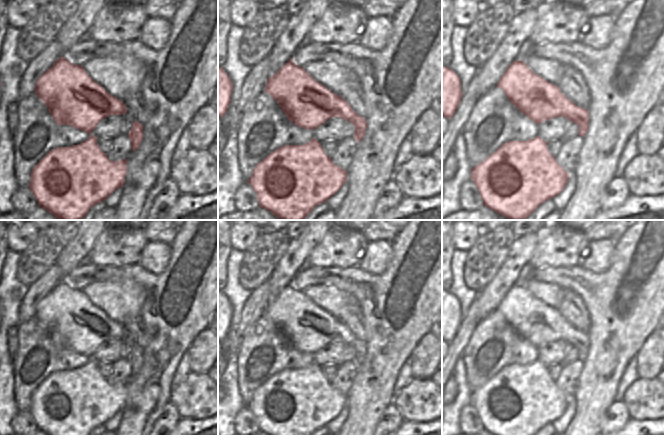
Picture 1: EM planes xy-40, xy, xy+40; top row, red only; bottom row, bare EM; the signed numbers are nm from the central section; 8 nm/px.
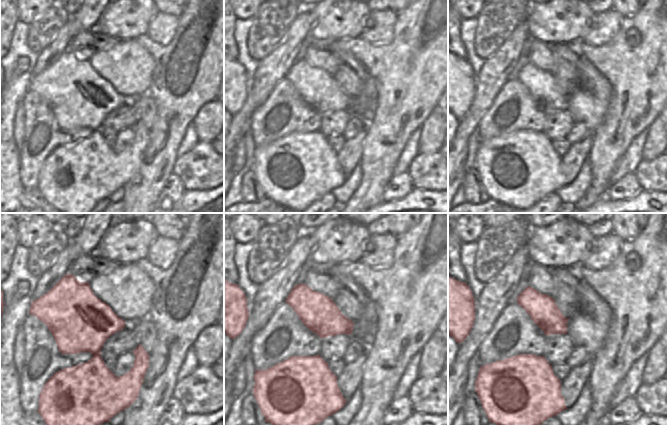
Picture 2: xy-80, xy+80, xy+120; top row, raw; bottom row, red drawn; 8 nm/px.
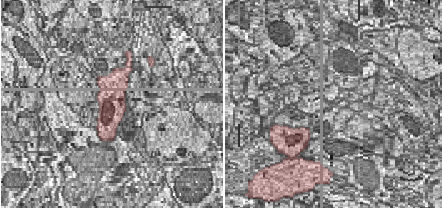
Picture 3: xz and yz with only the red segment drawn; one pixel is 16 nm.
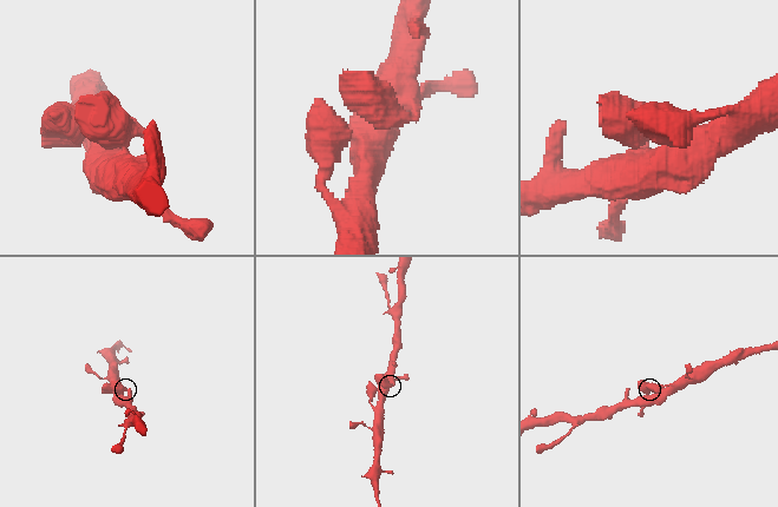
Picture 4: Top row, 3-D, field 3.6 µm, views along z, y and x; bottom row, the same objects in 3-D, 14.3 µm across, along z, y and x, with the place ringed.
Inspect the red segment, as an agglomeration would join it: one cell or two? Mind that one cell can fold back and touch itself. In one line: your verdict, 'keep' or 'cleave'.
keep

